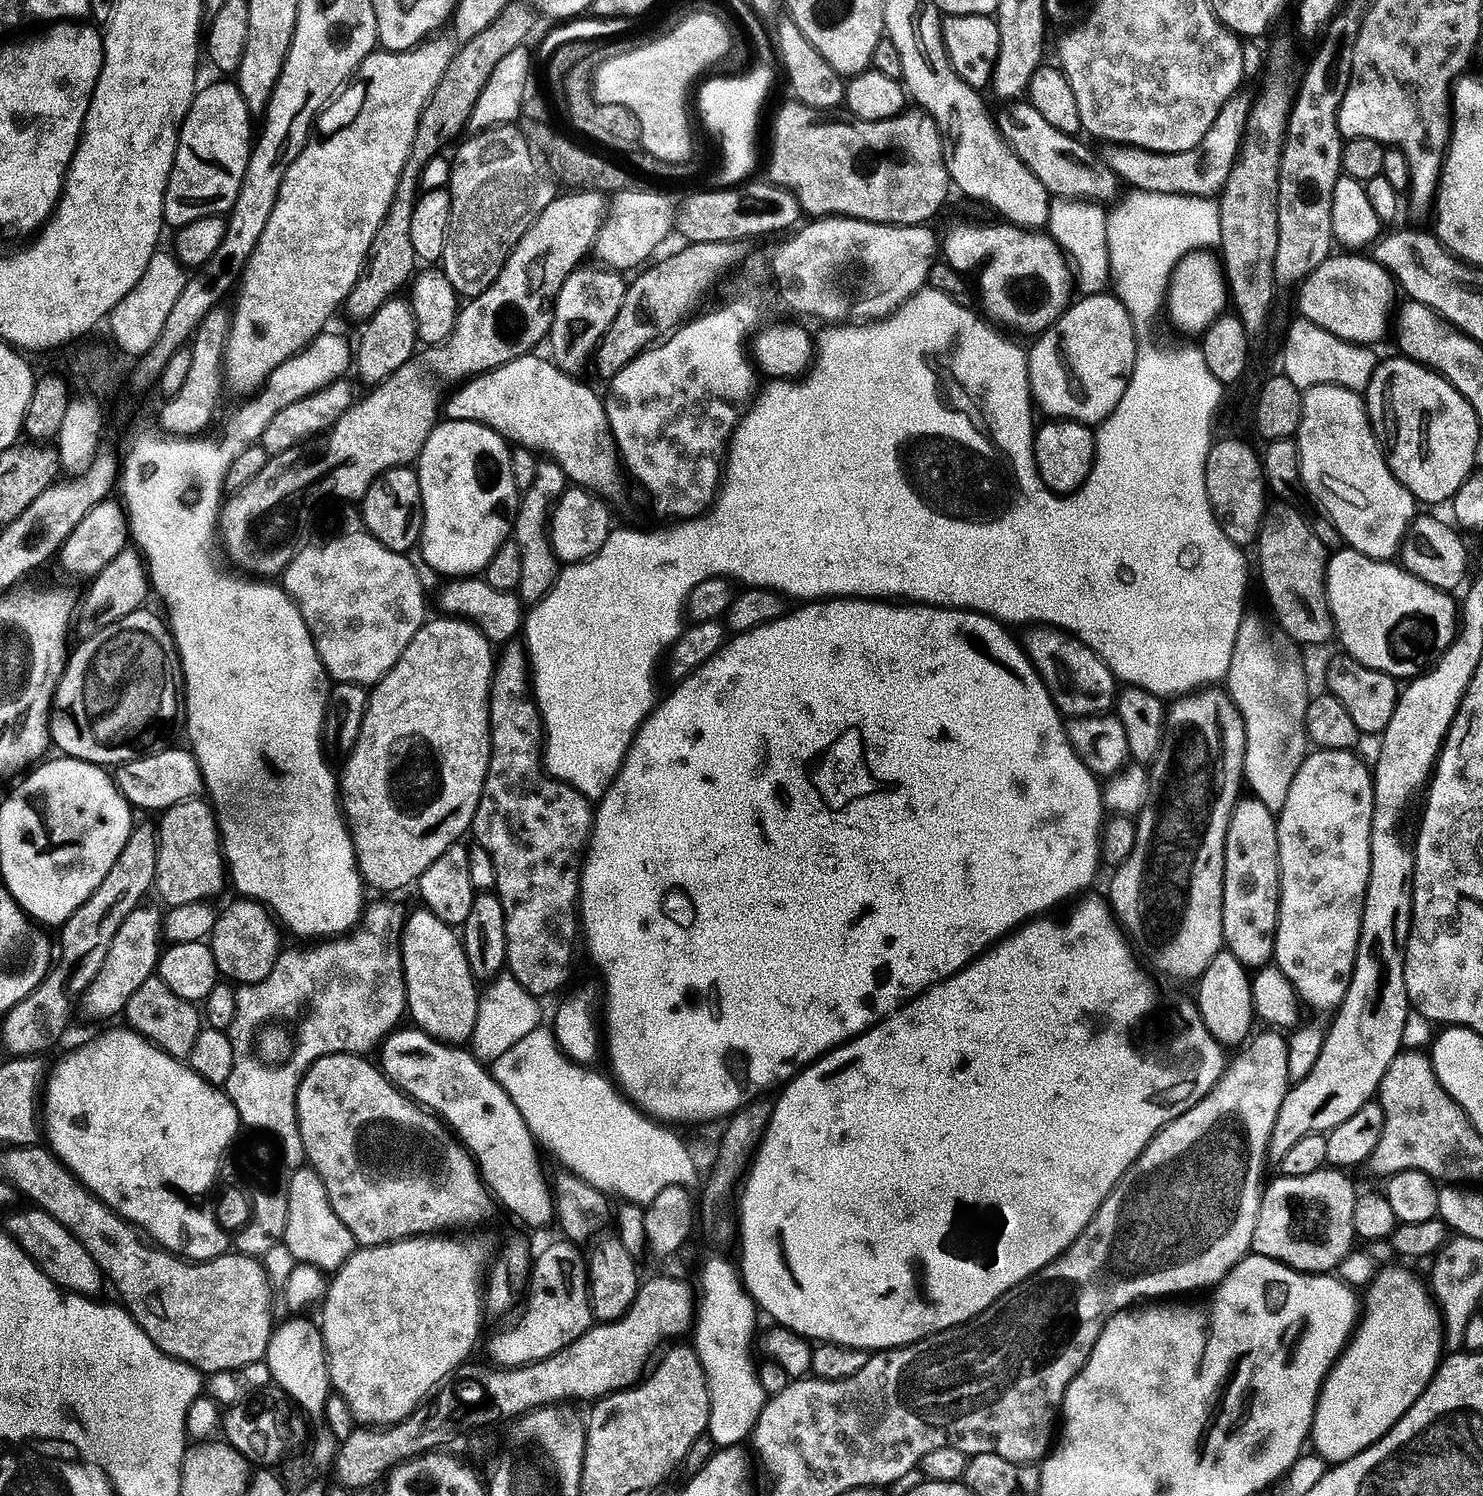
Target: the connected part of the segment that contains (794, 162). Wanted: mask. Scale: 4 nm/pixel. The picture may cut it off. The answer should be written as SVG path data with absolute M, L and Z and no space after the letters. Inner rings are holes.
M797 103L788 124L788 112L780 108L772 120L772 149L766 152L767 179L773 184L789 188L812 218L842 216L846 220L861 220L871 224L889 224L895 228L918 228L927 225L944 208L948 191L954 185L948 179L944 157L944 139L934 118L923 110L905 110L899 116L878 122L855 118L827 120L829 117L817 108Z

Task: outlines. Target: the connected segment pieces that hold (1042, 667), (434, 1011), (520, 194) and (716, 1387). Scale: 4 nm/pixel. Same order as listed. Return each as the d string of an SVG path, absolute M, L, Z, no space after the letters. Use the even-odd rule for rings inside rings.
M1036 626L1028 637L1023 637L1024 651L1028 660L1044 679L1050 690L1052 701L1061 713L1068 718L1098 717L1111 713L1118 699L1118 681L1116 675L1102 662L1094 650L1090 650L1081 640L1061 632L1058 628Z
M417 907L416 913L409 915L404 921L404 939L400 945L404 955L404 977L406 978L406 990L408 991L408 1012L410 1013L411 1023L419 1031L433 1036L435 1040L442 1041L443 1044L453 1046L464 1046L475 1037L476 1023L480 1013L480 1002L482 999L481 989L478 981L472 975L468 955L464 949L464 941L461 933L455 927L442 918L438 918L427 908Z
M501 124L498 128L490 128L469 138L471 139L465 139L459 145L461 148L457 150L452 164L452 213L442 261L442 271L450 286L454 286L456 295L461 298L481 296L483 292L490 290L490 286L494 286L494 282L498 282L510 254L514 254L526 230L530 230L530 226L538 222L542 210L546 210L546 206L550 206L550 202L558 195L557 189L552 189L553 181L540 177L541 165L528 145L528 137L519 127Z
M720 1256L710 1257L700 1268L694 1347L704 1367L712 1399L707 1435L712 1436L720 1450L743 1445L751 1437L766 1403L758 1364L752 1361L756 1316L756 1303L744 1288L737 1265Z

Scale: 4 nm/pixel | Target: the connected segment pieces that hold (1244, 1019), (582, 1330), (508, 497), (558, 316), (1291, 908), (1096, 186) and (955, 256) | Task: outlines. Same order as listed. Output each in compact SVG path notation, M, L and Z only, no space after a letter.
M1227 950L1217 954L1198 981L1200 993L1194 1000L1200 1009L1200 1017L1206 1030L1210 1030L1212 1037L1225 1049L1239 1049L1253 1035L1252 1023L1257 1023L1258 1017L1252 998L1252 983L1249 969Z
M572 1242L552 1244L536 1260L532 1281L528 1284L528 1301L524 1313L513 1328L504 1328L488 1344L488 1356L493 1365L505 1368L526 1368L557 1356L572 1346L594 1327L590 1276L586 1271L586 1256Z
M445 419L443 422L437 423L436 429L432 431L430 438L426 442L426 446L420 451L418 475L420 478L420 493L424 503L424 533L420 536L418 548L419 551L423 552L426 562L430 562L432 569L440 573L441 577L444 578L472 578L477 574L483 573L494 558L494 554L498 554L498 550L503 544L509 543L510 537L514 532L514 517L518 507L518 493L516 491L516 483L514 482L512 448L509 441L505 440L500 433L492 428L488 428L485 424L475 424L473 420L470 422L458 422L457 420Z
M581 266L568 277L556 299L556 313L552 323L550 359L556 367L569 374L580 374L588 364L592 351L599 349L608 335L614 318L622 310L628 297L629 281L621 273L607 267Z
M1316 750L1305 756L1290 786L1290 798L1278 815L1280 917L1276 927L1274 964L1293 984L1305 1009L1329 1014L1342 1006L1350 990L1372 869L1372 815L1376 789L1369 765L1367 768L1356 754L1352 750Z
M1016 102L1011 106L1005 107L1001 116L998 116L1000 132L1004 135L1004 139L1018 154L1018 158L1030 169L1035 176L1042 182L1042 186L1046 186L1049 197L1059 198L1062 200L1087 200L1099 206L1112 206L1121 199L1122 181L1108 168L1103 159L1098 158L1084 144L1079 144L1080 140L1075 136L1067 136L1062 130L1055 129L1050 126L1042 114L1035 109L1029 102Z
M1007 222L995 223L954 225L945 236L942 236L943 259L945 256L949 266L956 272L976 272L980 300L984 303L982 312L993 325L1009 333L1021 332L1024 336L1032 336L1031 338L1039 337L1041 332L1064 317L1064 313L1073 303L1074 269L1051 235L1040 230L1017 228Z

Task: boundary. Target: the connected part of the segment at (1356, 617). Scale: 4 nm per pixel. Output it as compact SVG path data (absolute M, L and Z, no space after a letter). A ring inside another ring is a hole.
M1336 550L1328 558L1328 605L1332 611L1332 617L1336 623L1336 636L1344 643L1343 651L1352 659L1357 660L1362 666L1370 670L1378 670L1387 676L1393 676L1397 682L1411 682L1418 676L1423 676L1435 665L1436 661L1444 655L1444 651L1451 646L1458 635L1458 604L1447 592L1439 592L1434 586L1422 582L1416 576L1411 576L1405 572L1403 567L1396 562L1385 562L1382 560L1371 560L1370 557L1362 555L1360 552L1351 550Z

